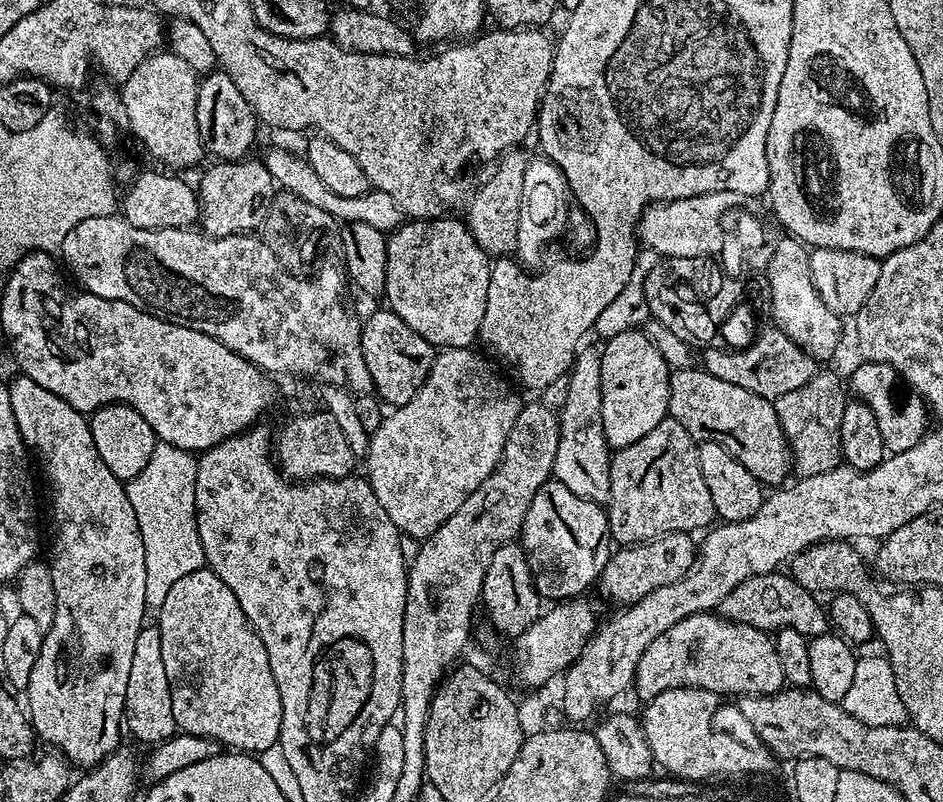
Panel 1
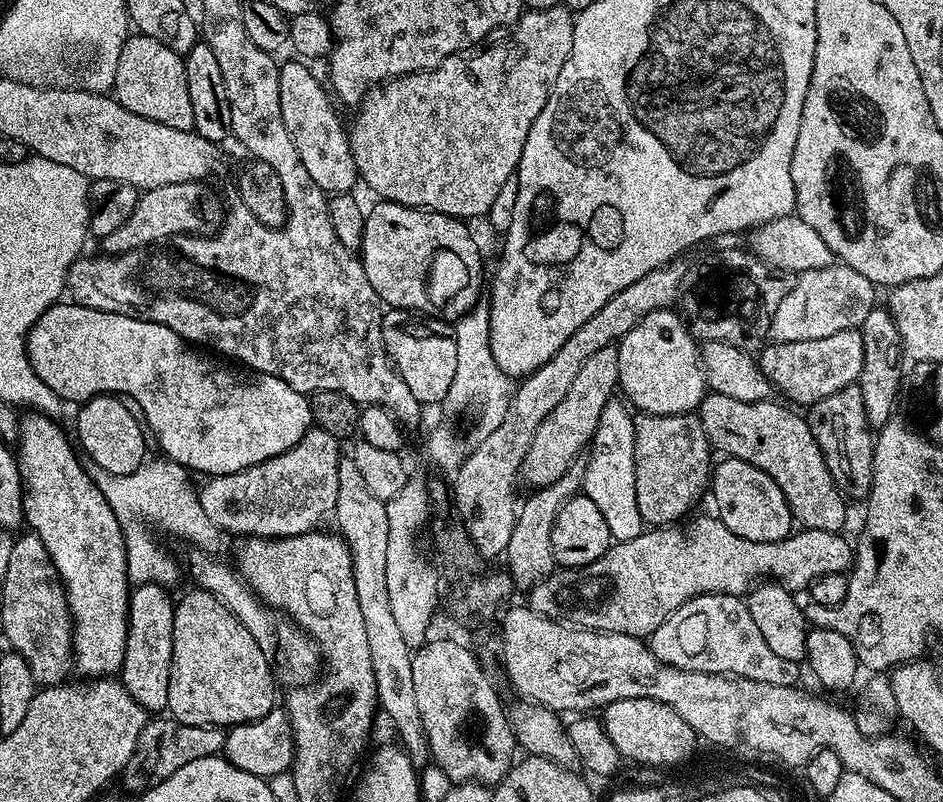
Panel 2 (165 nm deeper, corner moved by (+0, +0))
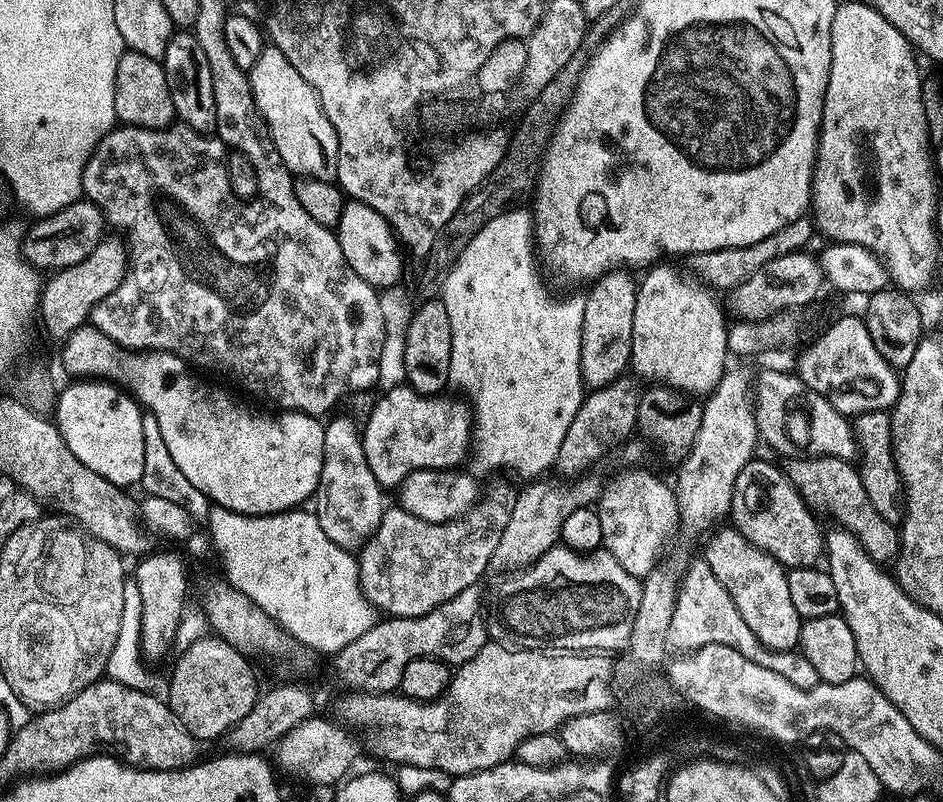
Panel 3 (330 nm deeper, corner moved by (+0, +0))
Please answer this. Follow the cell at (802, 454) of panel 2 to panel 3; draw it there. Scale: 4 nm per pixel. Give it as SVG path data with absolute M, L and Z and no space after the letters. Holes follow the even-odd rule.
M836 456L792 458L787 461L786 475L788 481L800 491L800 497L809 508L825 508L836 519L833 521L839 527L859 536L860 545L877 564L884 566L887 565L887 560L892 562L899 557L899 527L886 522L886 518L882 518L878 510L874 510L874 502L870 502L870 494L866 494L866 486L862 486L862 478L855 463L840 460Z

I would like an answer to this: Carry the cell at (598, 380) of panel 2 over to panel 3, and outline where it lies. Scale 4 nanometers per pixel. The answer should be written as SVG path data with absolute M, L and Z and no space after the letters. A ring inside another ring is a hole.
M616 268L591 281L589 292L584 296L584 317L582 318L582 354L580 373L589 389L601 388L614 382L629 371L632 362L632 339L634 338L634 302L638 280L631 271Z

